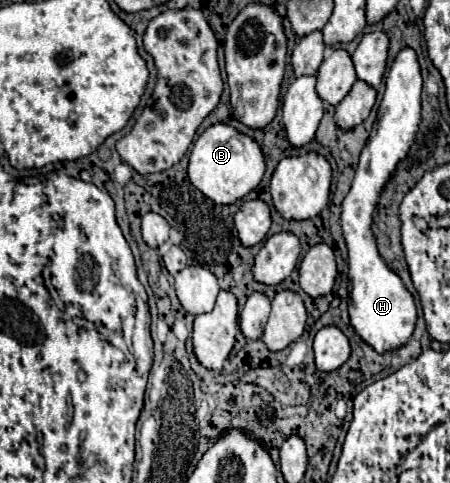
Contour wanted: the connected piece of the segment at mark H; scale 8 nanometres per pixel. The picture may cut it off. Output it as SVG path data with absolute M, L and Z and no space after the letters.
M403 48L397 54L385 84L387 88L377 110L377 122L361 152L351 190L341 204L341 228L349 250L349 316L355 332L377 352L387 352L403 346L411 338L417 320L415 300L411 292L379 256L375 234L371 230L379 196L393 176L397 164L407 156L421 124L421 72L417 56L411 48Z

